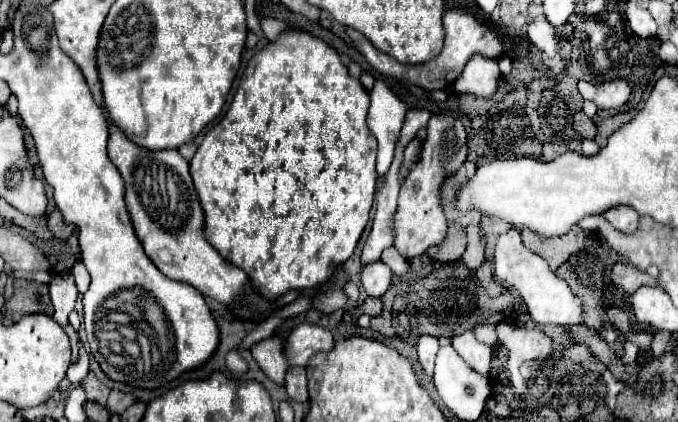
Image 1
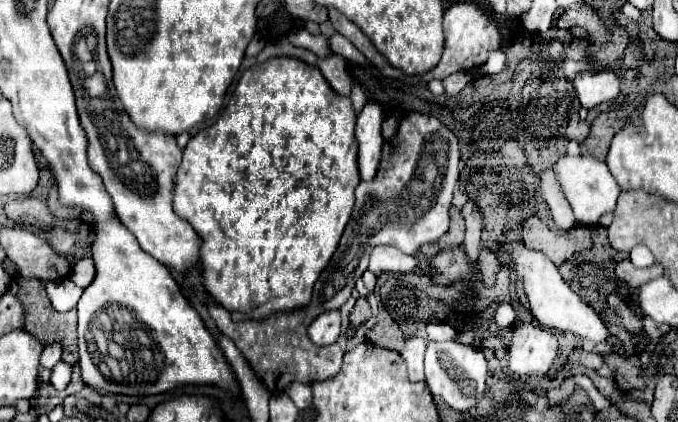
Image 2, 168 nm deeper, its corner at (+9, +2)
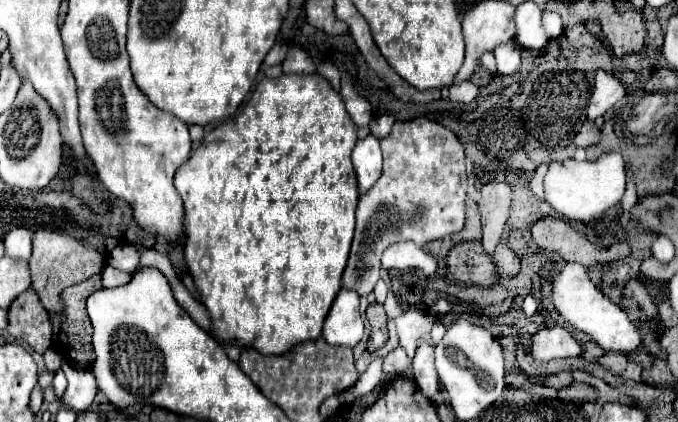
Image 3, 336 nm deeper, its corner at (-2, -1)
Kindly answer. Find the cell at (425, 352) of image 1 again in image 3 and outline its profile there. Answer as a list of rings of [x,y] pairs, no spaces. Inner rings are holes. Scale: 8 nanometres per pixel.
[[[422,343],[416,349],[412,369],[414,369],[414,381],[424,397],[432,397],[440,391],[440,383],[434,369],[434,345]]]

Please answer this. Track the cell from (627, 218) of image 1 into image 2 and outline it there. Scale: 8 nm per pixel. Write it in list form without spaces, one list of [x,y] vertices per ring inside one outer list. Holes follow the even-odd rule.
[[[561,156],[555,162],[553,170],[555,170],[555,178],[557,178],[561,192],[577,218],[577,224],[583,224],[583,226],[599,224],[599,218],[603,214],[615,210],[621,188],[617,186],[617,180],[609,172],[605,162],[601,162],[593,156]]]

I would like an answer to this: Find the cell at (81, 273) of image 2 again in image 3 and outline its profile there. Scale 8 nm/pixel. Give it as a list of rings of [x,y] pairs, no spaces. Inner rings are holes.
[[[104,265],[100,271],[102,277],[102,287],[120,287],[128,281],[128,277],[132,277],[132,273],[124,273],[118,269],[112,269],[110,265]]]

